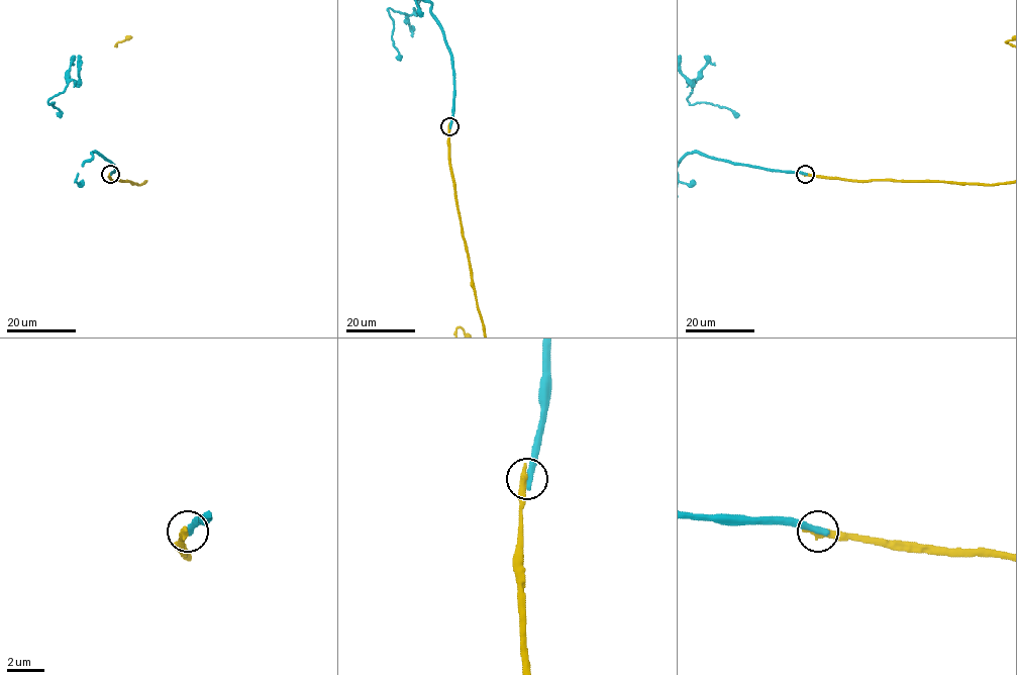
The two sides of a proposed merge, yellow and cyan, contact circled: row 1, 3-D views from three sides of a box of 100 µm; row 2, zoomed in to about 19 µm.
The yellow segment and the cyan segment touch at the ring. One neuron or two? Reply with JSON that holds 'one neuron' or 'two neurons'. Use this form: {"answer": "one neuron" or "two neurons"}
{"answer": "two neurons"}

